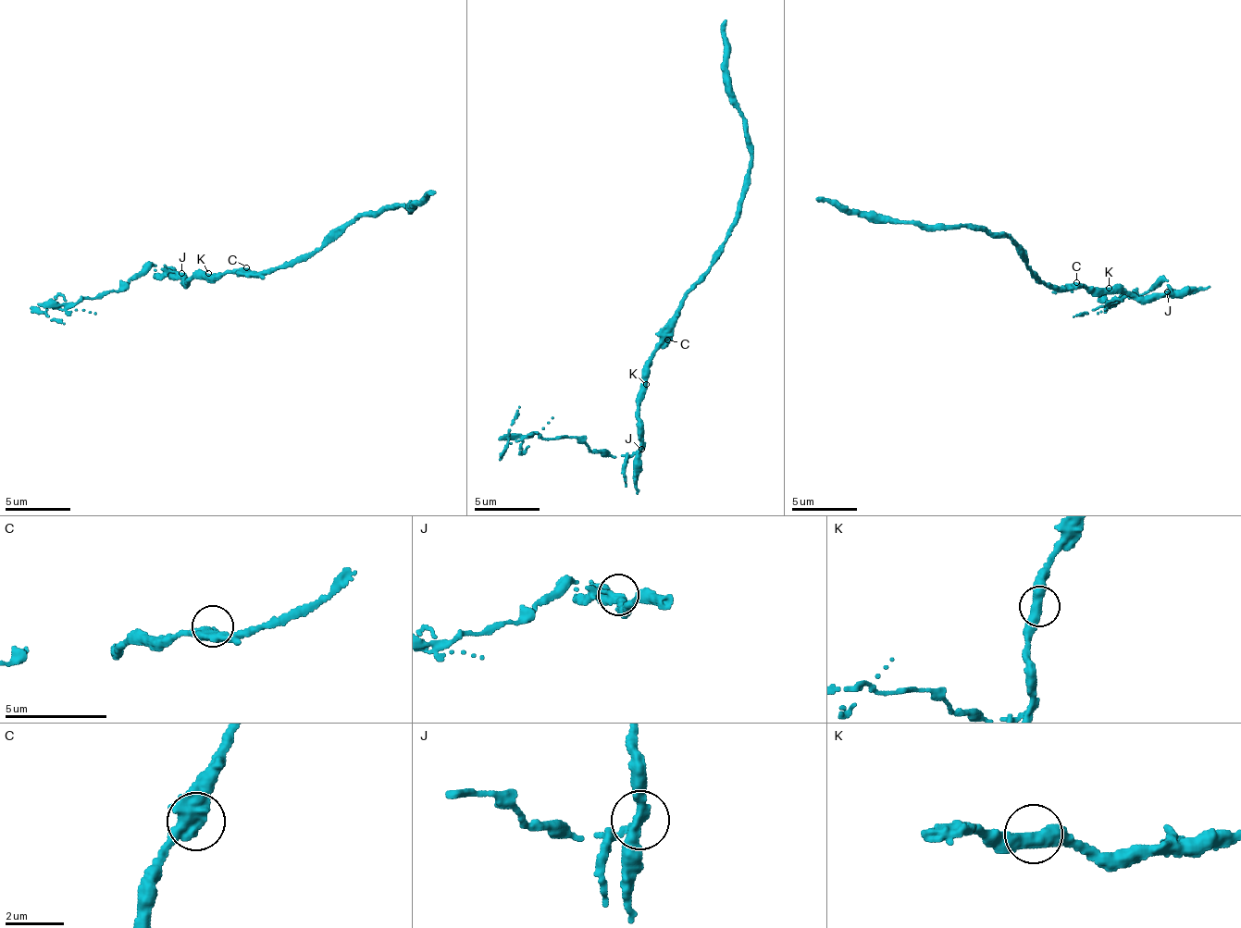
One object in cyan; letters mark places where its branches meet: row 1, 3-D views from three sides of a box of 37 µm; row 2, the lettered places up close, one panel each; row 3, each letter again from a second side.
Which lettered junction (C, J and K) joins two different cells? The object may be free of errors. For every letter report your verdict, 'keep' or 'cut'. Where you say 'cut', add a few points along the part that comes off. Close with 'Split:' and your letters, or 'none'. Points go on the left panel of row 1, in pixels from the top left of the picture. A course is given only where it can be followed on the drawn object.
C: keep
J: cut | (182, 272), (142, 266), (117, 290), (56, 303), (48, 309), (49, 316), (63, 322)
K: keep
Split: J

